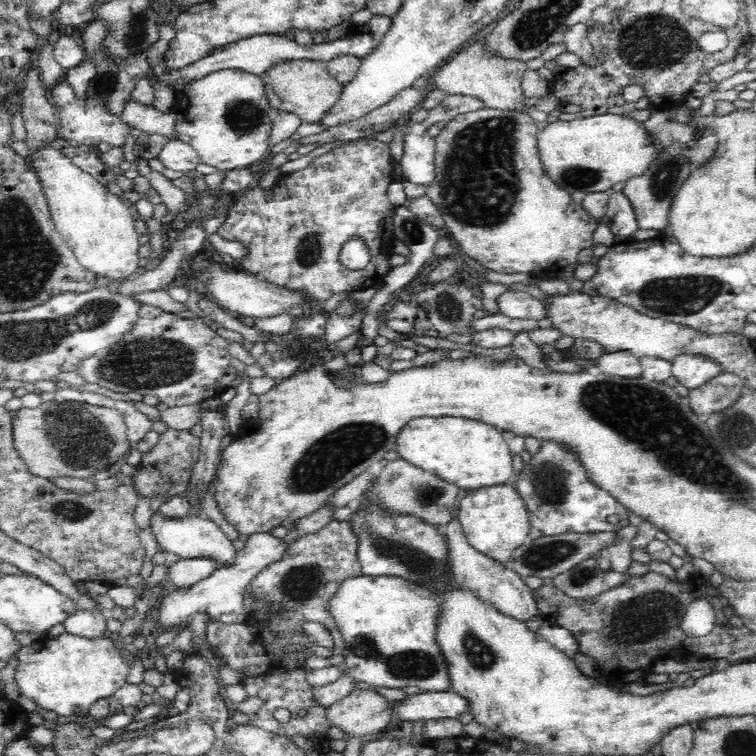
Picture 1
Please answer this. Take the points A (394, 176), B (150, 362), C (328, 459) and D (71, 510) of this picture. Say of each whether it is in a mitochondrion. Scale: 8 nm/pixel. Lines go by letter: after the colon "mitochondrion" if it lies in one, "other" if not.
A: other
B: mitochondrion
C: mitochondrion
D: mitochondrion

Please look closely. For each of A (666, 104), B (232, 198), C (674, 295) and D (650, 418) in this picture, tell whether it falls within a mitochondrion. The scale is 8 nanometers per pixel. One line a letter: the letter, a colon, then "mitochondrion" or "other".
A: other
B: other
C: mitochondrion
D: mitochondrion

